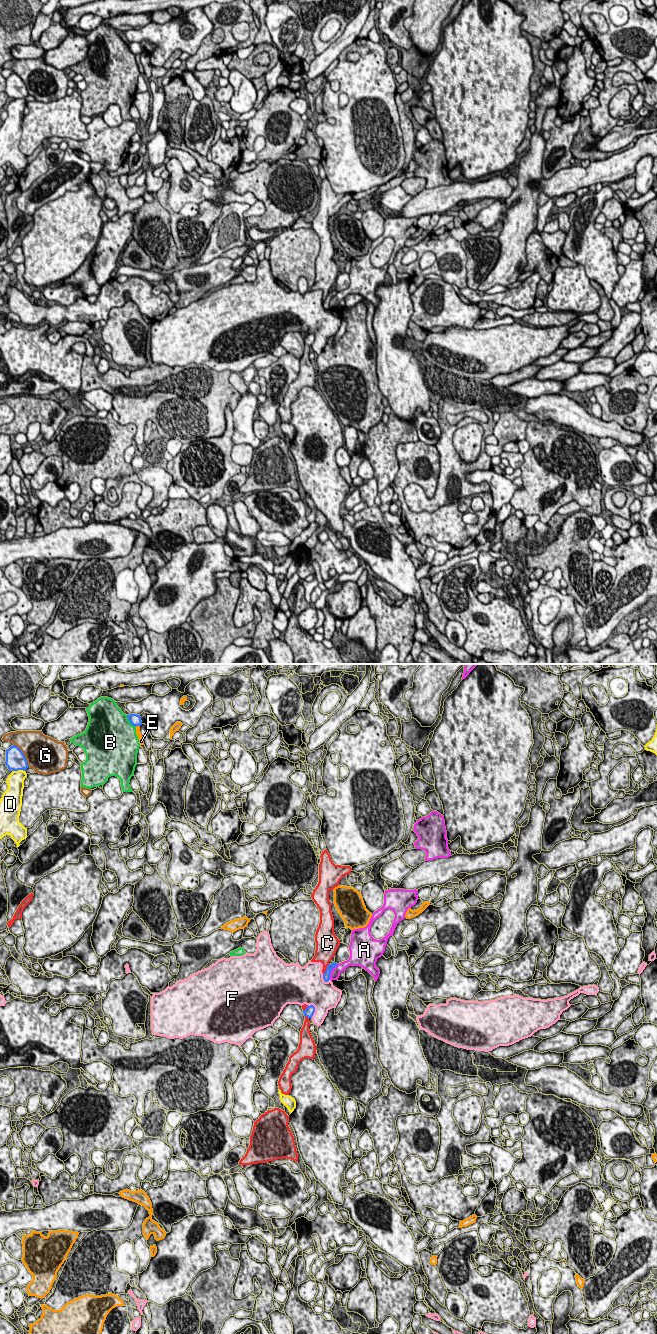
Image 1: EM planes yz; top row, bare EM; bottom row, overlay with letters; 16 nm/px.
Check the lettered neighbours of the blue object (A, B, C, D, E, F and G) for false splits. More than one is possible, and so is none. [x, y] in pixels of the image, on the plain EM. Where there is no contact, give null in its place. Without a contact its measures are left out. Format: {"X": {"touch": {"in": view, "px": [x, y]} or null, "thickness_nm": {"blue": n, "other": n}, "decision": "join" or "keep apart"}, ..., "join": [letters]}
{"A": {"touch": {"in": "yz", "px": [331, 298]}, "thickness_nm": {"blue": 130, "other": 160}, "decision": "keep apart"}, "B": {"touch": {"in": "yz", "px": [129, 48]}, "thickness_nm": {"blue": 190, "other": 480}, "decision": "keep apart"}, "C": {"touch": {"in": "yz", "px": [326, 297]}, "thickness_nm": {"blue": 130, "other": 280}, "decision": "keep apart"}, "D": {"touch": {"in": "yz", "px": [18, 97]}, "thickness_nm": {"blue": 320, "other": 280}, "decision": "keep apart"}, "E": {"touch": {"in": "yz", "px": [137, 53]}, "thickness_nm": {"blue": 190, "other": 70}, "decision": "keep apart"}, "F": {"touch": {"in": "yz", "px": [314, 338]}, "thickness_nm": {"blue": 160, "other": 400}, "decision": "keep apart"}, "G": {"touch": {"in": "yz", "px": [24, 83]}, "thickness_nm": {"blue": 320, "other": 500}, "decision": "keep apart"}, "join": []}

